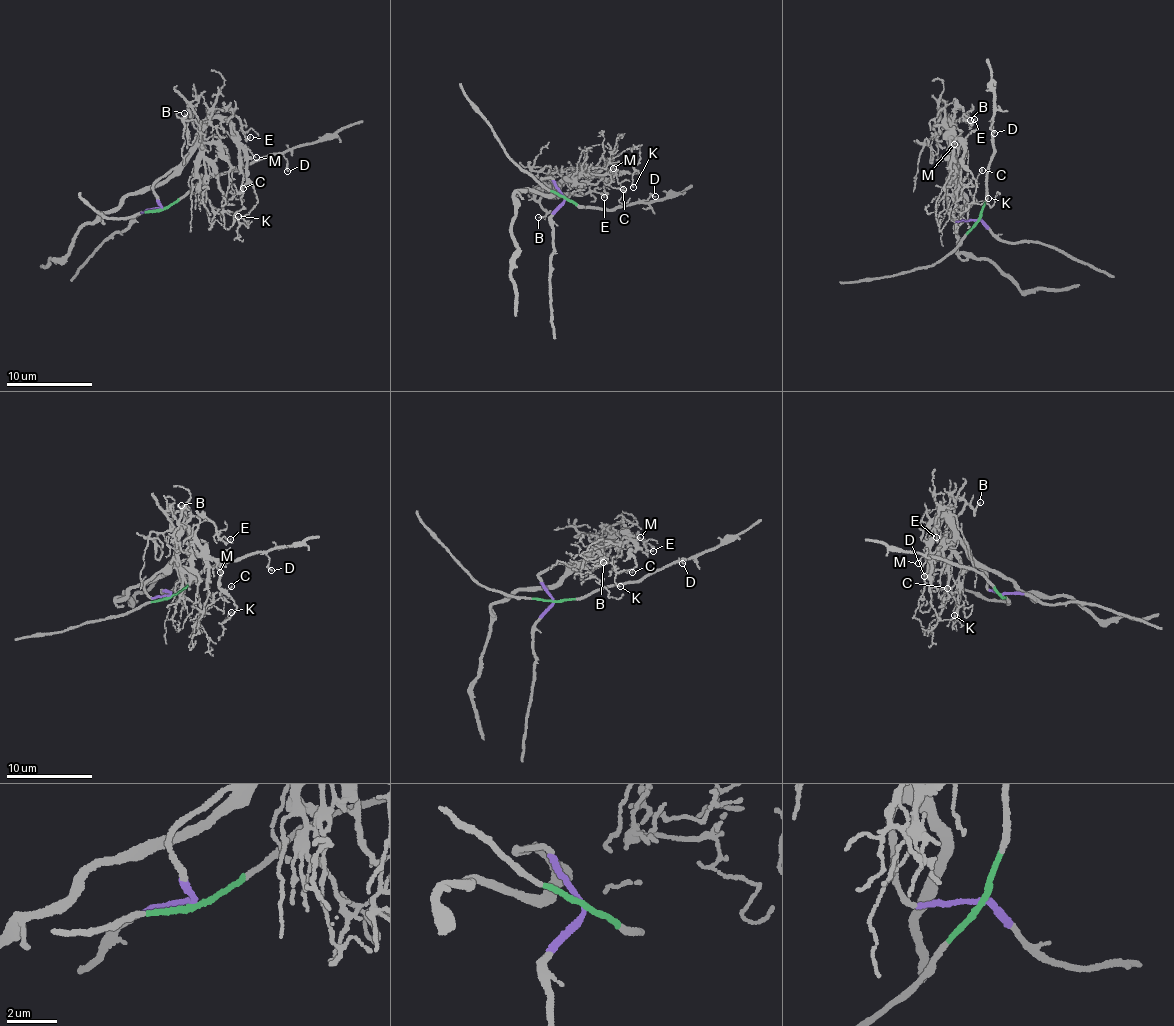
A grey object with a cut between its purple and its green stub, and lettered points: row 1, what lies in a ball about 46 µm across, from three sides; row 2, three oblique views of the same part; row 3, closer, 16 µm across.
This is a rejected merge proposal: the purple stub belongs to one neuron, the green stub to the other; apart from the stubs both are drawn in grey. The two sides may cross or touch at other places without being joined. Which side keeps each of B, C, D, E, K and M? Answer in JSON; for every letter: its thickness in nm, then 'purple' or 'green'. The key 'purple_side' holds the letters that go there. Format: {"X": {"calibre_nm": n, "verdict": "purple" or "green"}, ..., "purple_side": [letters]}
{"B": {"calibre_nm": 130, "verdict": "purple"}, "C": {"calibre_nm": 100, "verdict": "purple"}, "D": {"calibre_nm": 140, "verdict": "green"}, "E": {"calibre_nm": 120, "verdict": "purple"}, "K": {"calibre_nm": 110, "verdict": "purple"}, "M": {"calibre_nm": 100, "verdict": "purple"}, "purple_side": ["B", "C", "E", "K", "M"]}

